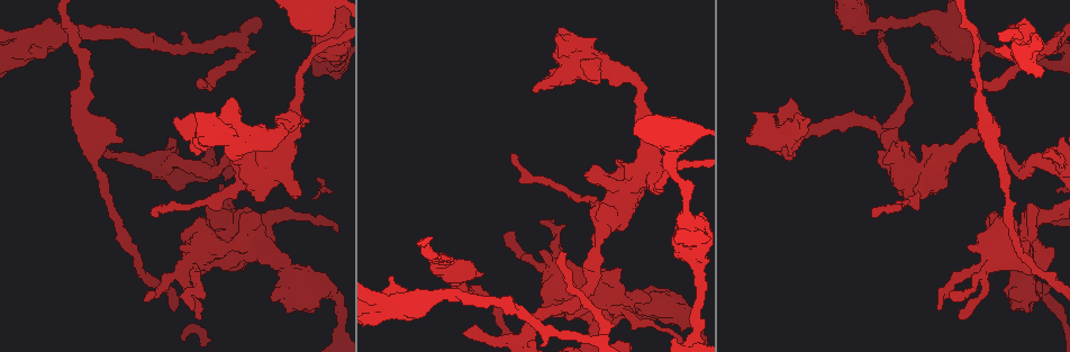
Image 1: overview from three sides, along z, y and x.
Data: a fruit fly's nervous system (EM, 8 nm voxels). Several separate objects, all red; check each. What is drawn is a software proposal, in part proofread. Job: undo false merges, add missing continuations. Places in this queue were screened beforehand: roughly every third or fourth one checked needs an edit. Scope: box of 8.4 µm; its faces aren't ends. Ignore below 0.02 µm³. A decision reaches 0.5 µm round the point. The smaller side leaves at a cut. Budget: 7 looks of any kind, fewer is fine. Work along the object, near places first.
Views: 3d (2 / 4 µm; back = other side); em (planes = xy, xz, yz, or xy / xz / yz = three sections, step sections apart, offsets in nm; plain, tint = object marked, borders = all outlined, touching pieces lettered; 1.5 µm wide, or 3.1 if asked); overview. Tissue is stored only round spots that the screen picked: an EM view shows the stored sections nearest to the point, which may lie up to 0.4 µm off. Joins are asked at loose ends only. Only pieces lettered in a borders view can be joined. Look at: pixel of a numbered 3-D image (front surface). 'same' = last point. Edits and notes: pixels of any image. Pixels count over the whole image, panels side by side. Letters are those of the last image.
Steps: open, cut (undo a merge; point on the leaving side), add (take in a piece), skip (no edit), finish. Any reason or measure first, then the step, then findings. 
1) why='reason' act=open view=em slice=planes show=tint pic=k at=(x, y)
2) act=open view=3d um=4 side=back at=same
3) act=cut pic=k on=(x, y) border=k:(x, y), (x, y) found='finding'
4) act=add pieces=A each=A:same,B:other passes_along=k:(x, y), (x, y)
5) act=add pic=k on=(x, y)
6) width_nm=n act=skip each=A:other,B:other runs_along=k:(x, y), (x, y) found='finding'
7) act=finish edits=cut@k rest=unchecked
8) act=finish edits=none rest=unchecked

why='thick end' act=open view=em slice=planes show=borders pic=1 at=(202, 271)

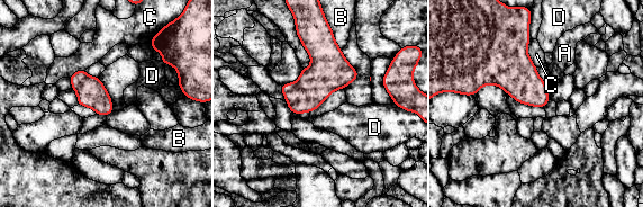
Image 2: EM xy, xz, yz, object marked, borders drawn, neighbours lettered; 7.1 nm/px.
act=skip each=A:other,B:other,C:other,D:other border=2:(324, 15), (333, 37), (341, 50) found='none of them fits'

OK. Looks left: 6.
why='arms part here' act=open view=3d um=4 pic=1 at=(1025, 275)

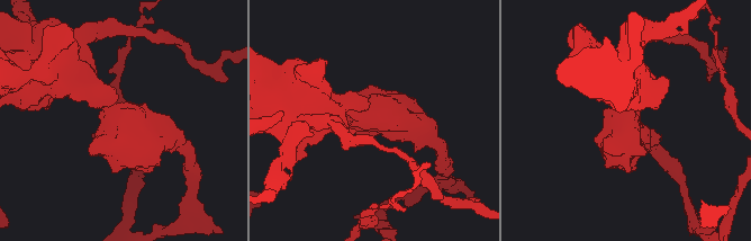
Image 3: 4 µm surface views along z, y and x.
act=open view=em slice=xz step=4 show=tint pic=3 at=(117, 114)

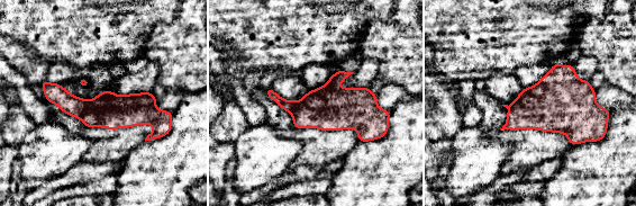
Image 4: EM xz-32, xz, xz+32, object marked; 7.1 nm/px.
why='cut it another way' act=open view=em slice=planes show=borders at=same

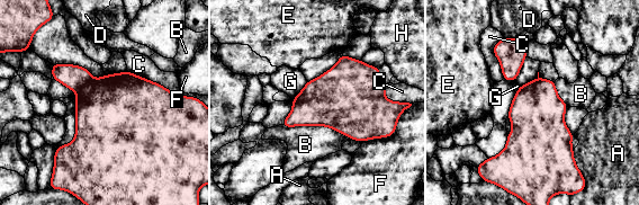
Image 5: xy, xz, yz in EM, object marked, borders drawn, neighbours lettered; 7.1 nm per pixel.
act=cut pic=5 on=(110, 109) each=A:other,B:other,C:other,D:other,E:other,F:other,G:other,H:other found='two neurons meet here'

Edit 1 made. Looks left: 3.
why='an open end' act=open view=em slice=xy step=8 show=tint pic=1 at=(107, 149)

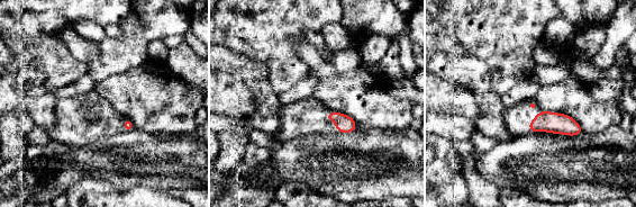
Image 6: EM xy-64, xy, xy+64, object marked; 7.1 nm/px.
why='another direction' act=open view=em slice=planes show=borders at=same

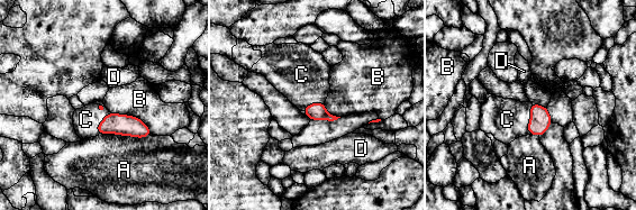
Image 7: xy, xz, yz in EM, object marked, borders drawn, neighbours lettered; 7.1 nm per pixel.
width_nm=130 act=add pieces=C each=A:other,B:other,C:same,D:other passes_along=7:(541, 120), (530, 119), (507, 119) found='the neuron continues'

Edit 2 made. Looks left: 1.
act=finish edits=cut@5,add@7 rest=unchecked

